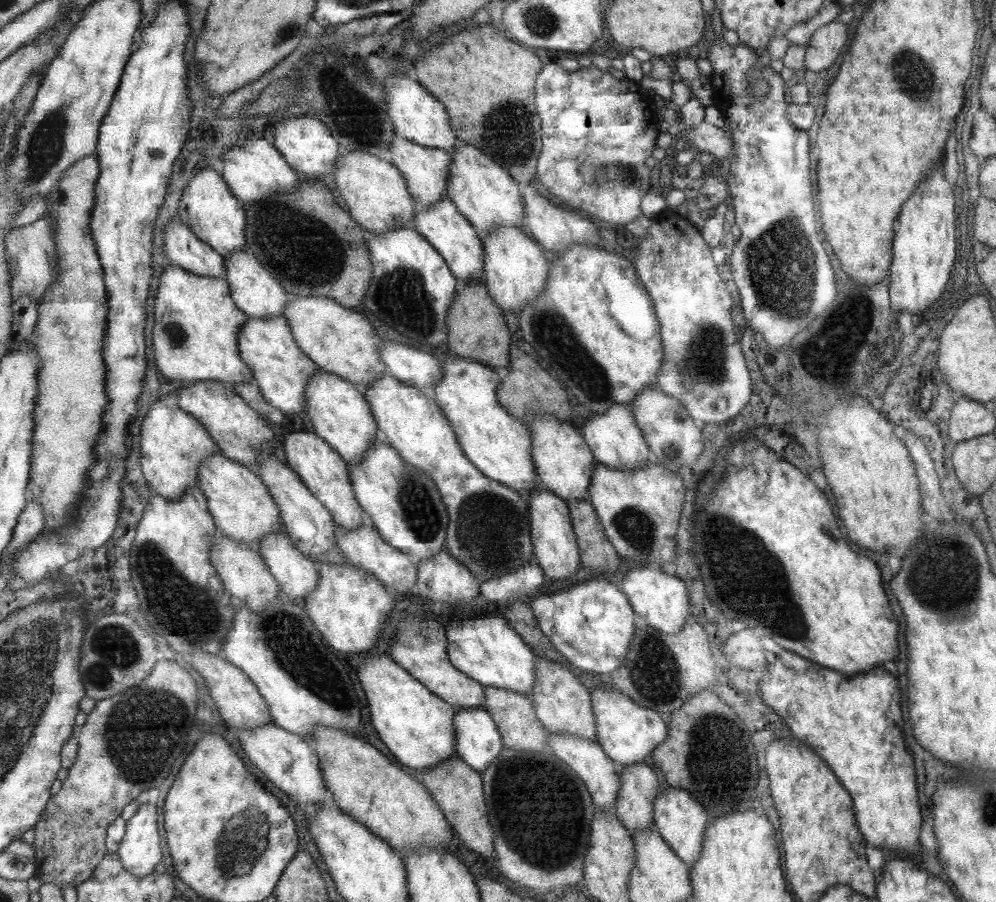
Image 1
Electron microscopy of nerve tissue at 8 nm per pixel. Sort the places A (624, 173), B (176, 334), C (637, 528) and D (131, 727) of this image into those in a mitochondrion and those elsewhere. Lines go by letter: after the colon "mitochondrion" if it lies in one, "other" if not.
A: mitochondrion
B: mitochondrion
C: mitochondrion
D: mitochondrion

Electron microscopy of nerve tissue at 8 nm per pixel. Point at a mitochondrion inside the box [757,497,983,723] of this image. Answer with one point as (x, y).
(944, 585)

